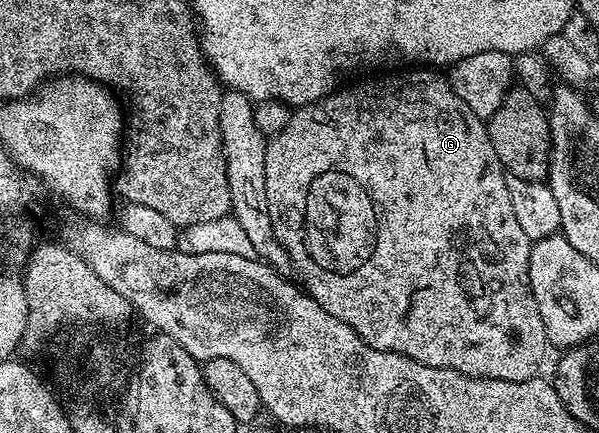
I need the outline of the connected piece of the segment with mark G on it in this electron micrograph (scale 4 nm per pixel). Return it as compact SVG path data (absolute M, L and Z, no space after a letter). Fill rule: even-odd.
M411 67L406 71L391 71L386 75L372 76L375 77L372 81L359 81L356 85L344 84L336 89L334 93L327 97L322 97L320 101L298 106L292 112L289 123L285 123L283 130L274 134L268 140L267 150L265 151L265 195L269 203L269 215L273 223L273 231L279 244L285 247L285 251L291 257L294 272L299 272L300 279L298 278L298 280L301 282L302 288L322 309L329 311L329 315L341 319L341 323L349 323L349 327L353 327L355 334L361 339L365 339L365 343L369 343L369 347L380 349L386 353L400 353L406 357L417 359L429 367L461 371L470 377L501 379L502 381L524 381L540 372L539 364L542 363L547 349L549 350L545 323L541 323L541 311L537 311L537 299L533 299L533 291L529 283L529 255L531 254L533 242L527 238L525 231L521 231L521 223L517 223L517 215L513 215L513 203L509 199L509 187L507 186L508 174L503 166L499 164L497 155L493 151L493 143L489 143L484 118L478 117L473 111L469 111L469 107L465 107L465 103L461 103L461 99L453 91L450 80L444 74L442 77L439 73L442 72L436 71L431 67Z

